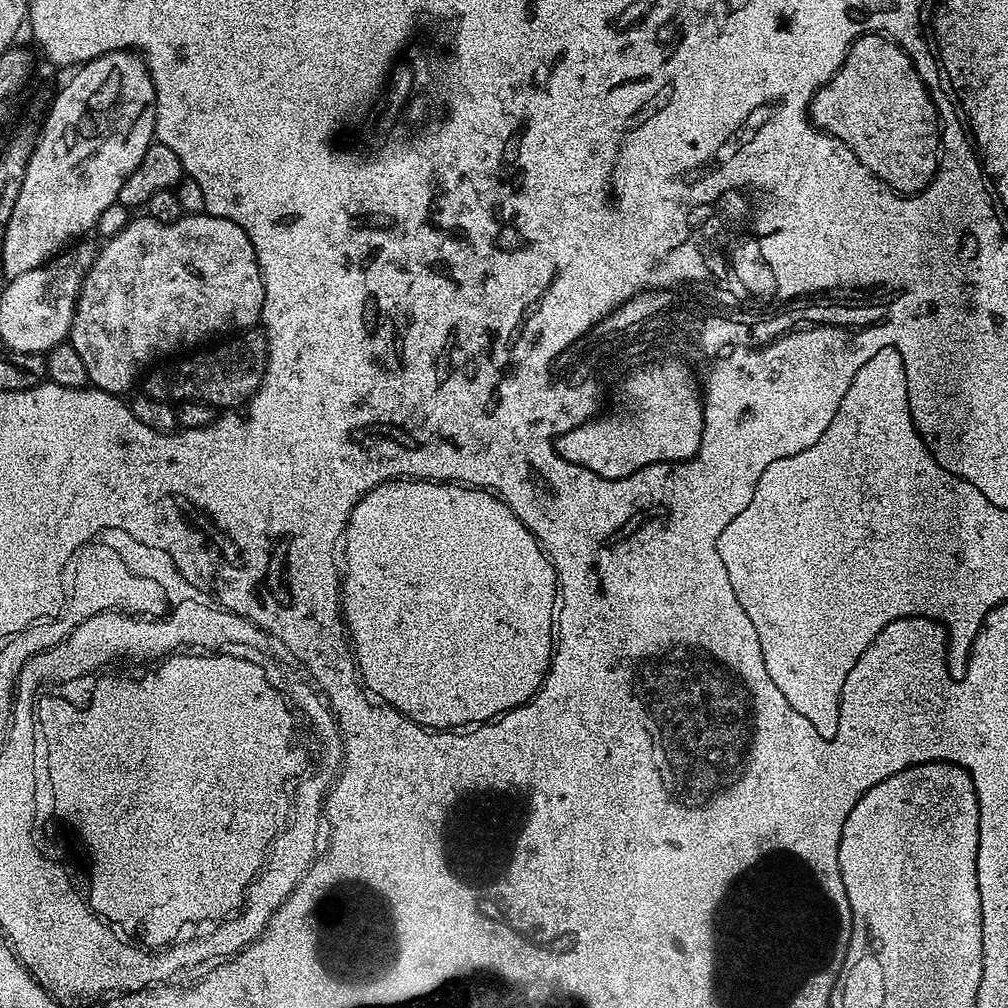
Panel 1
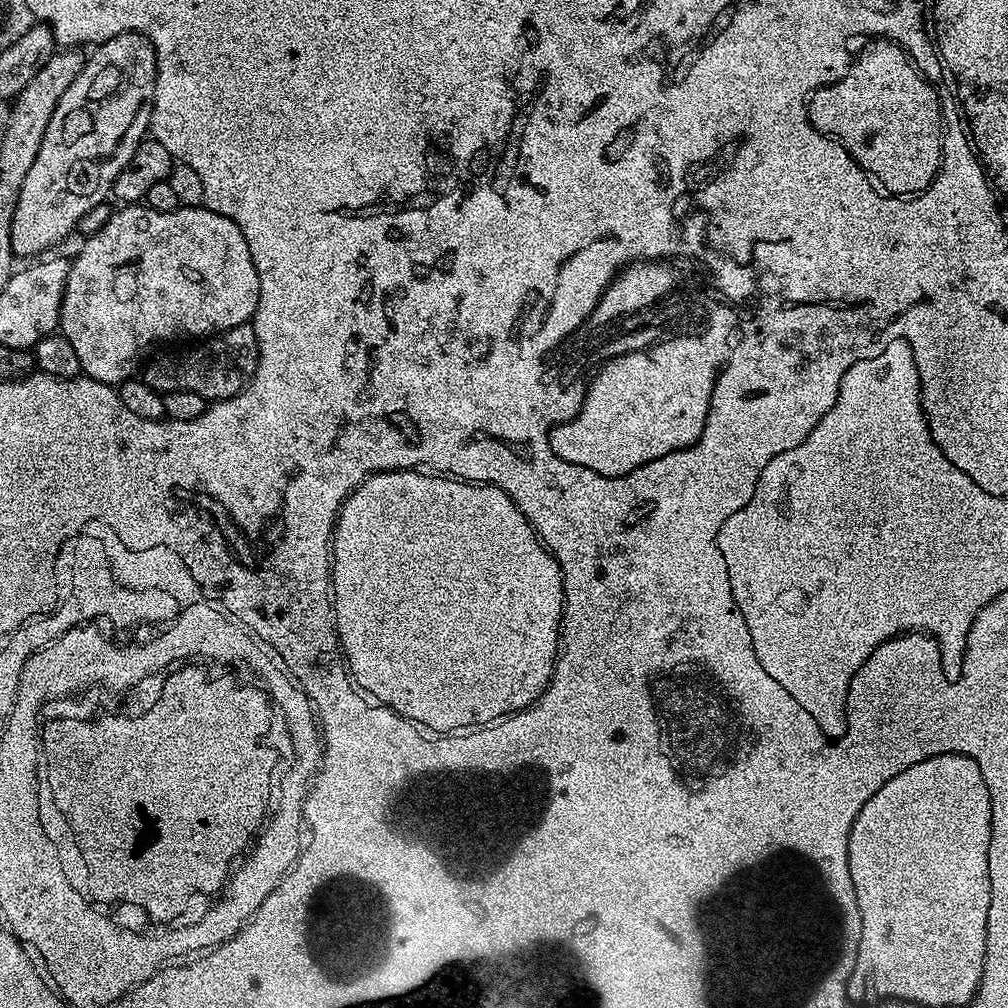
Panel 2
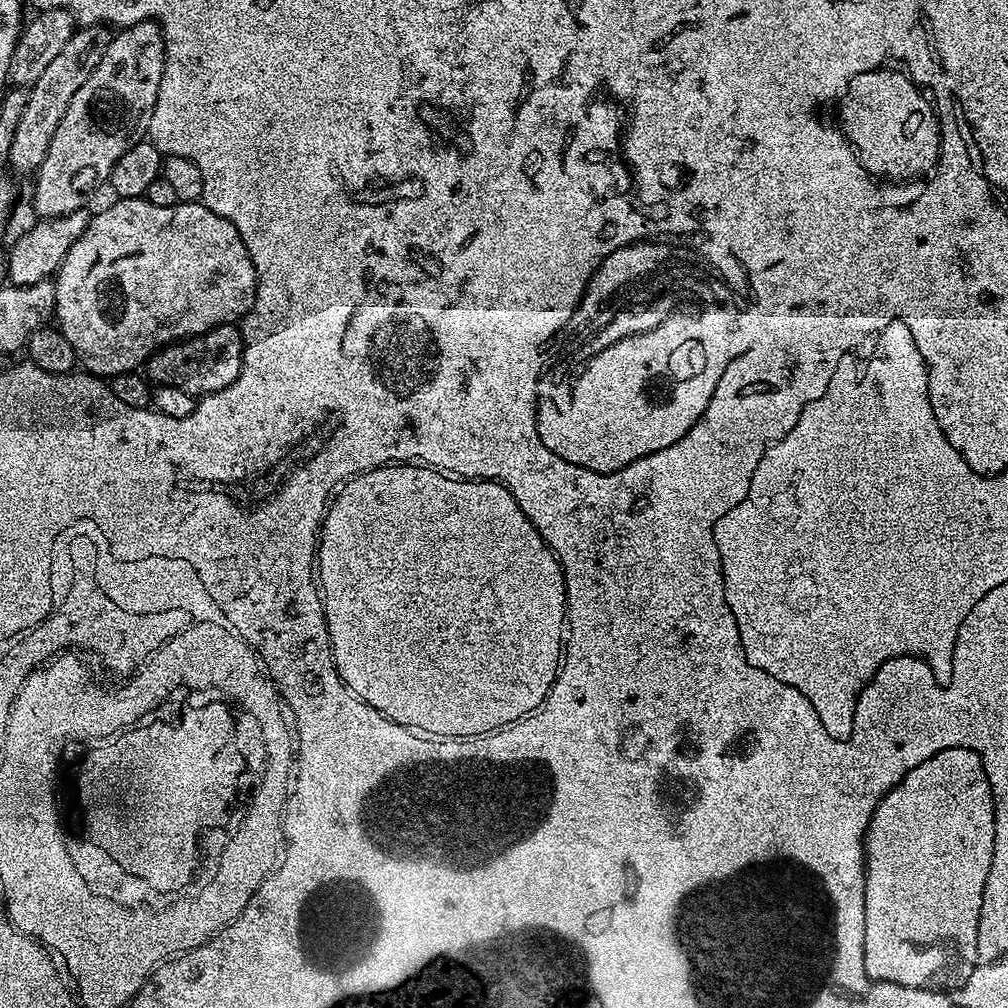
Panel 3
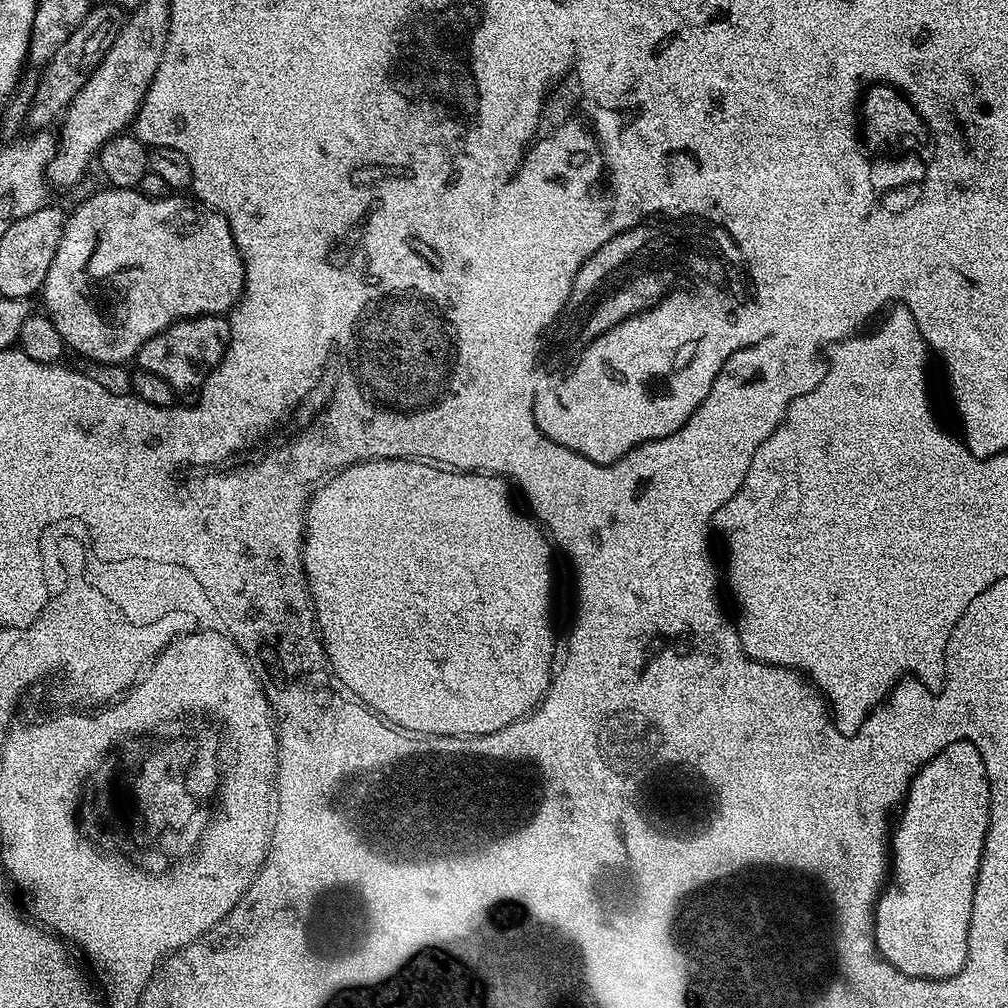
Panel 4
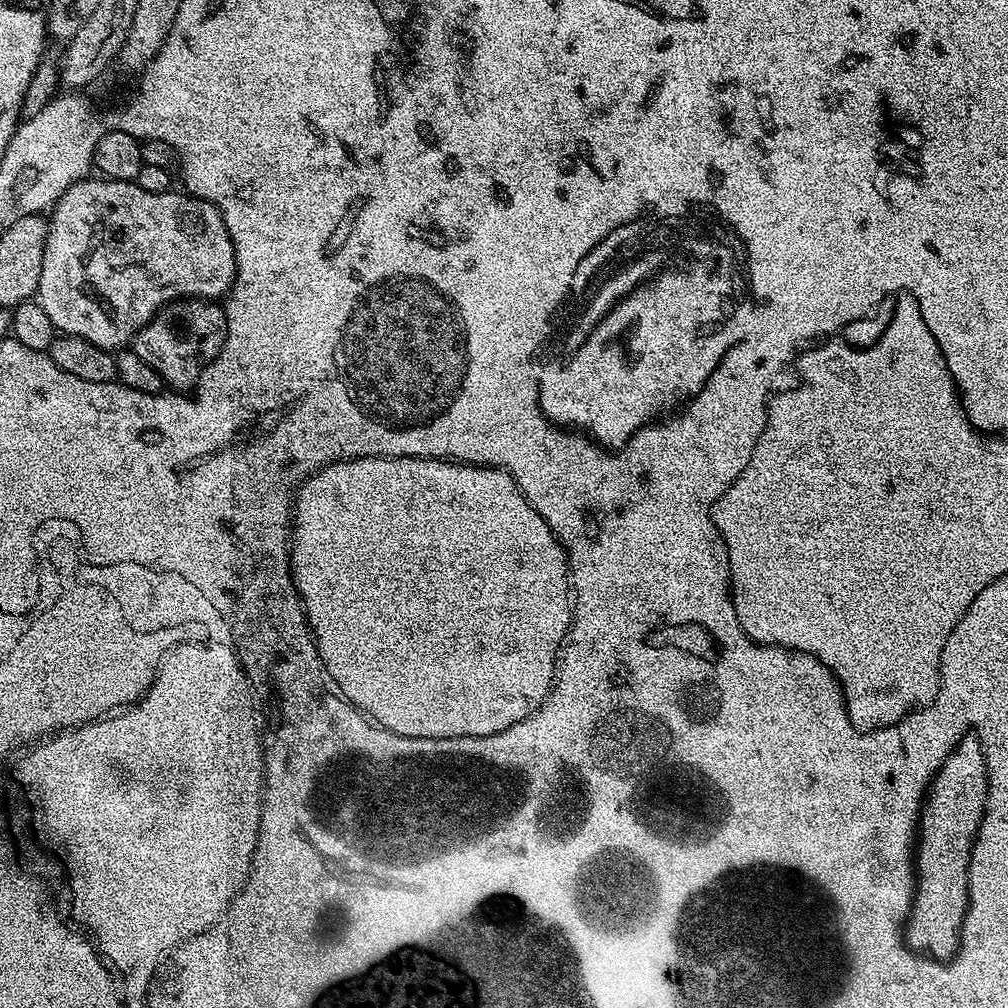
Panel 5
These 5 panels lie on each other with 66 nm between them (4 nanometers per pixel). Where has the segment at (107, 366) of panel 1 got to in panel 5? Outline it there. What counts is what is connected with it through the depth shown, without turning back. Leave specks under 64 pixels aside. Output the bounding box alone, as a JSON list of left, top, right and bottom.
[36,178,236,353]

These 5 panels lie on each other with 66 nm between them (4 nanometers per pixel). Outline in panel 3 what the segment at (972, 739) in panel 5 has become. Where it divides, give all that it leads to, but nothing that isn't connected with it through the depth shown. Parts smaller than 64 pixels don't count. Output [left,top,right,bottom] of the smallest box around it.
[857,745,999,996]

